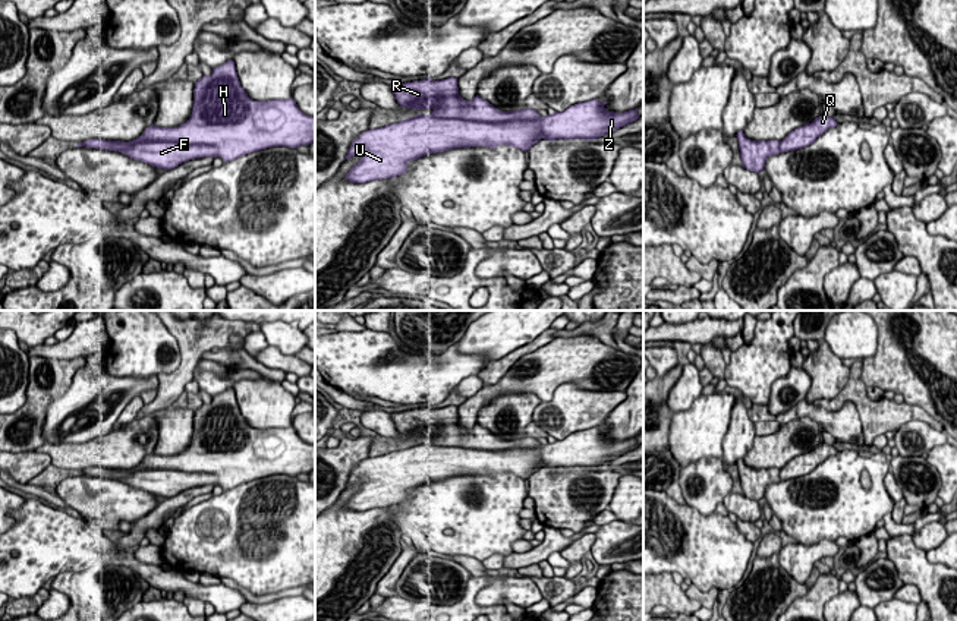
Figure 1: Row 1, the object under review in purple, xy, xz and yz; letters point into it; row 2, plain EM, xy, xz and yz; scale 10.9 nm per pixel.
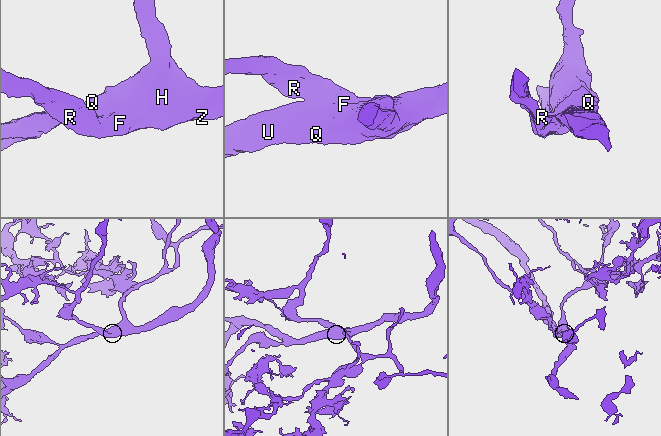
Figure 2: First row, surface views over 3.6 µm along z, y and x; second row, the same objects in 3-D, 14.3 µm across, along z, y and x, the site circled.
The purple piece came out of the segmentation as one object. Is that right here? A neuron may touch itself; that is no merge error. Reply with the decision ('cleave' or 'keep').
keep

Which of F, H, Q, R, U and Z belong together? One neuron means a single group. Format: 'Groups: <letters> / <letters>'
Groups: F H Q R U Z

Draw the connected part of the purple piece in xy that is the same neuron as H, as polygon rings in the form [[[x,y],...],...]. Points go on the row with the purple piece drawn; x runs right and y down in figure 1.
[[[230,60],[195,82],[192,114],[186,123],[177,127],[151,124],[139,138],[129,142],[88,139],[76,146],[119,151],[152,167],[171,170],[195,158],[221,157],[223,161],[232,161],[273,146],[298,148],[312,142],[315,142],[315,117],[303,114],[293,98],[273,101],[249,98],[240,85],[234,62]]]

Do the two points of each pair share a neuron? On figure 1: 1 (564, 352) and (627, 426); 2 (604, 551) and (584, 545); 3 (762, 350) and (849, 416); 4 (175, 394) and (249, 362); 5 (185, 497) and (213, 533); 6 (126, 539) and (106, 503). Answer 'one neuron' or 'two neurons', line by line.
1: two neurons
2: two neurons
3: two neurons
4: two neurons
5: two neurons
6: two neurons

